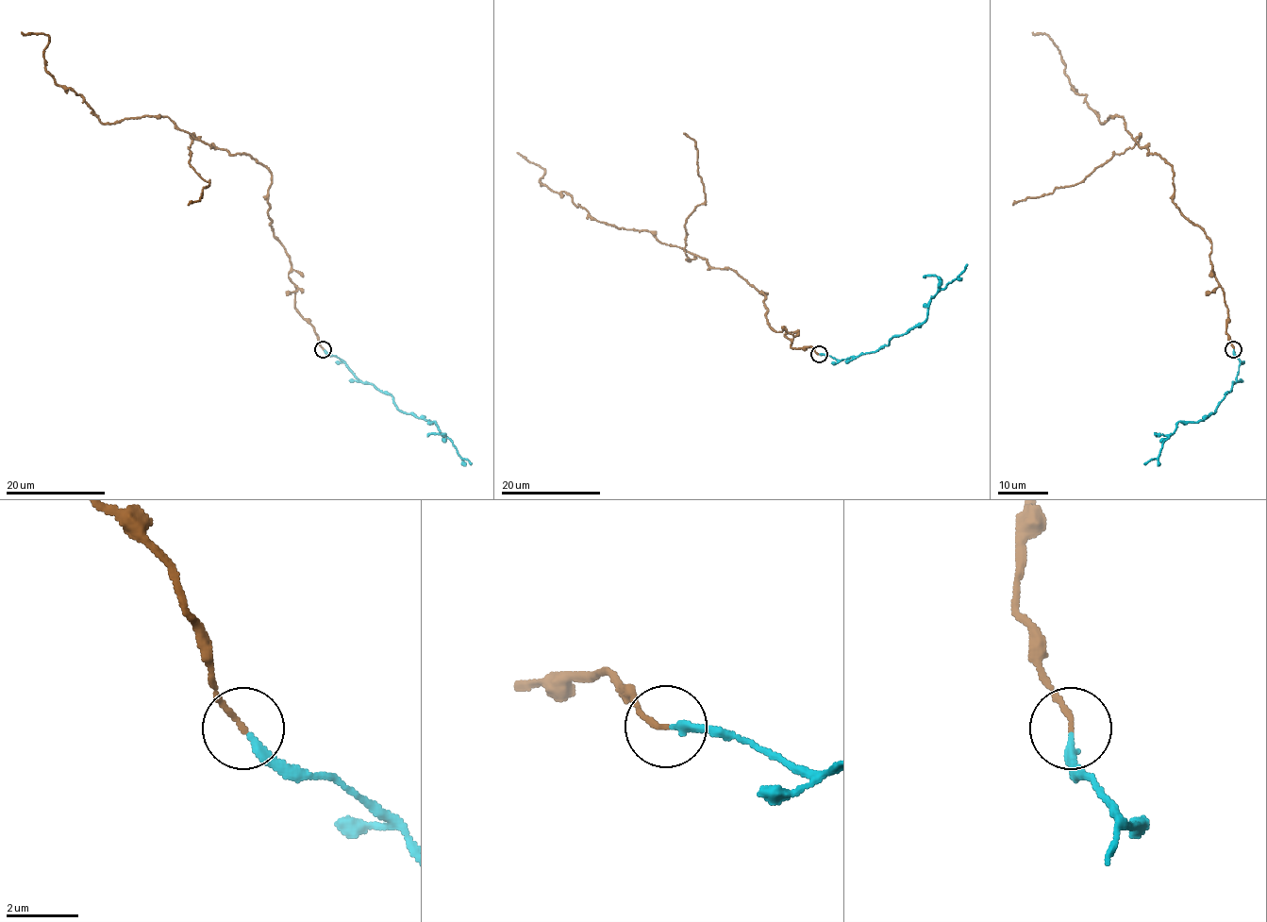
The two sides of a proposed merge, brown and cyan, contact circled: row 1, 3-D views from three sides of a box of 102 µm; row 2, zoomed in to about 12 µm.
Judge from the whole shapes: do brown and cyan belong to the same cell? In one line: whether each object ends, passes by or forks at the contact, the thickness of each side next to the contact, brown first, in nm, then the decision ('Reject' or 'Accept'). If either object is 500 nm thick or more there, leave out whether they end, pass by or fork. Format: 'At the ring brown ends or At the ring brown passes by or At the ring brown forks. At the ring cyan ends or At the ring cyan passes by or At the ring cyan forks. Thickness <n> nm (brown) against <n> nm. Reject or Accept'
At the ring brown ends. At the ring cyan ends. Thickness 150 nm (brown) against 240 nm. Accept

